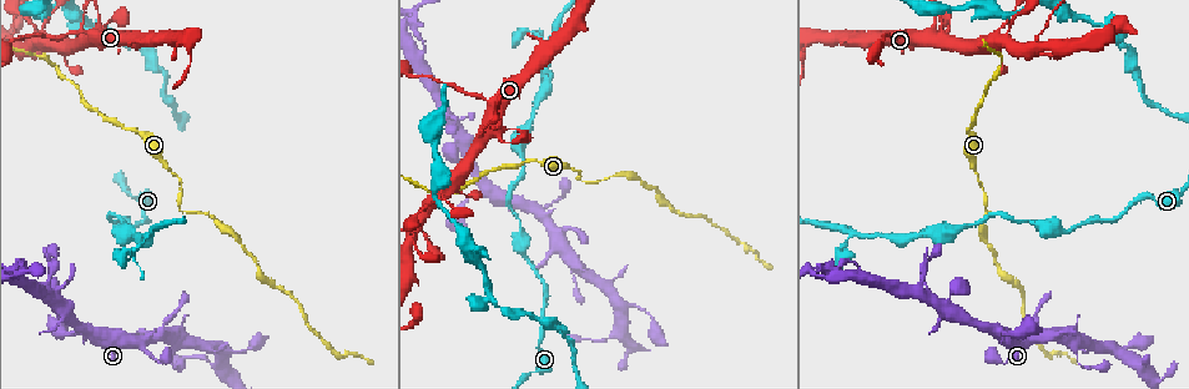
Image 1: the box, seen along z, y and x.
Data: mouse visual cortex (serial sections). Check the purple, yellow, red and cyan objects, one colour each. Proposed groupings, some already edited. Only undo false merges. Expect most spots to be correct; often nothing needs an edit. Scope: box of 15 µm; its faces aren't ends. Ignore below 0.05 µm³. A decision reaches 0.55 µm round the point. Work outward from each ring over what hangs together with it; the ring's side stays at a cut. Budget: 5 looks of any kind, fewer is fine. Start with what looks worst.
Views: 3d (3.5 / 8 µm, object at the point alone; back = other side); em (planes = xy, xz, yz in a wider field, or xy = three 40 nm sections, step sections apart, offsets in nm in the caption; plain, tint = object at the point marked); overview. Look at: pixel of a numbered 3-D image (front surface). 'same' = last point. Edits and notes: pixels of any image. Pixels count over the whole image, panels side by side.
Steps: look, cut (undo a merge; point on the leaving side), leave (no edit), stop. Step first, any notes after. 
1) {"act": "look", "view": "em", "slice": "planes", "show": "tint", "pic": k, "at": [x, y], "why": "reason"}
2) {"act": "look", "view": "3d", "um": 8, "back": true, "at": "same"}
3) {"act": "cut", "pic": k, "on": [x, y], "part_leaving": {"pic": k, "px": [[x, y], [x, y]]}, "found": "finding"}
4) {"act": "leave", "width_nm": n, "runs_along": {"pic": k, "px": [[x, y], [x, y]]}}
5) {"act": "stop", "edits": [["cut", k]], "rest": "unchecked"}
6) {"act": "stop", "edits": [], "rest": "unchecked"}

{"act": "look", "view": "3d", "um": 3.5, "pic": 1, "at": [417, 20]}

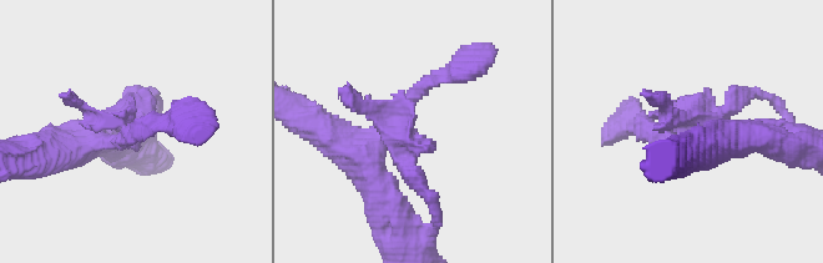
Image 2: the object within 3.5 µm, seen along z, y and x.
{"act": "look", "view": "em", "slice": "xy", "step": 5, "show": "tint", "pic": 2, "at": [125, 138], "why": "shape alone is not enough"}

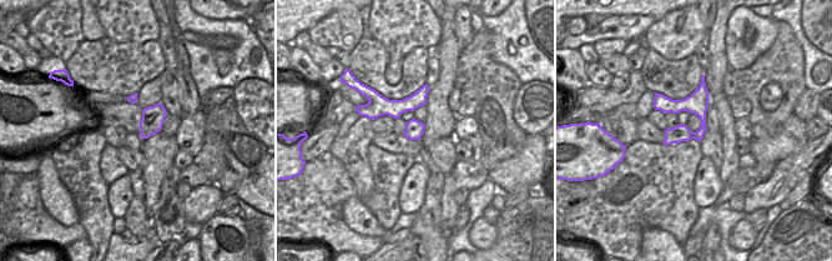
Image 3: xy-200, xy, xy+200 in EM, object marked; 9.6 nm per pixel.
{"act": "cut", "pic": 2, "on": [718, 112], "part_leaving": {"pic": 2, "px": [[405, 126], [402, 161], [414, 168]]}, "found": "two cells meet here"}

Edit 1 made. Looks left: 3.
{"act": "look", "view": "overview"}

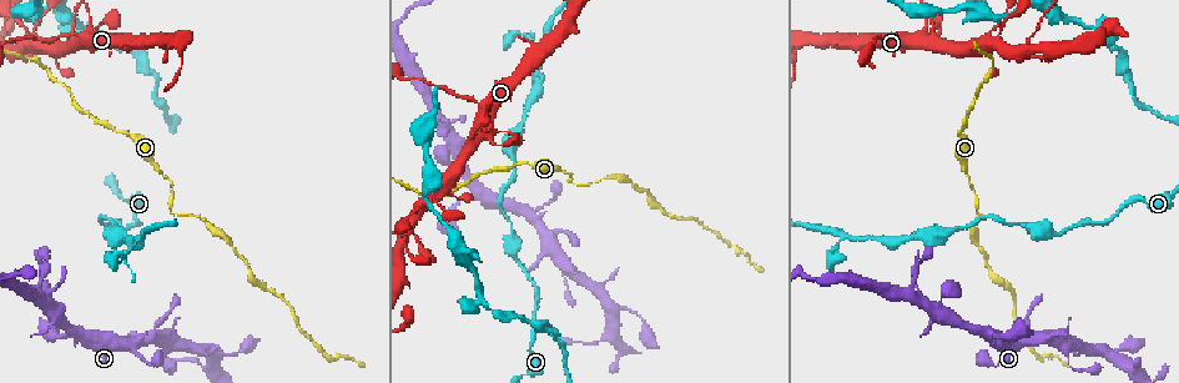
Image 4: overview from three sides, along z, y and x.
{"act": "look", "view": "3d", "um": 3.5, "pic": 4, "at": [832, 255], "why": "sudden change in width"}

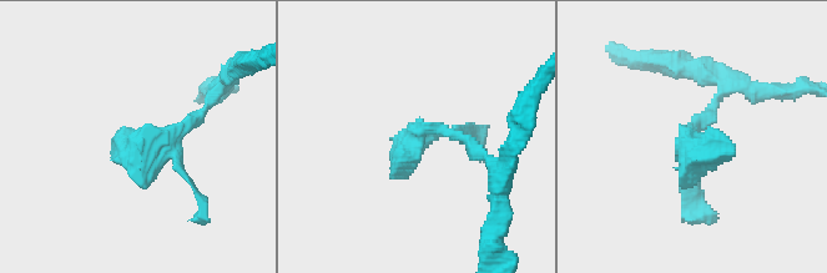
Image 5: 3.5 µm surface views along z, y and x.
{"act": "leave", "runs_along": {"pic": 5, "px": [[479, 152], [445, 130], [422, 130], [392, 177]]}, "found": "all the same cell"}

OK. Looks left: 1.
{"act": "stop", "edits": [["cut", 2]], "rest": "unchecked"}

